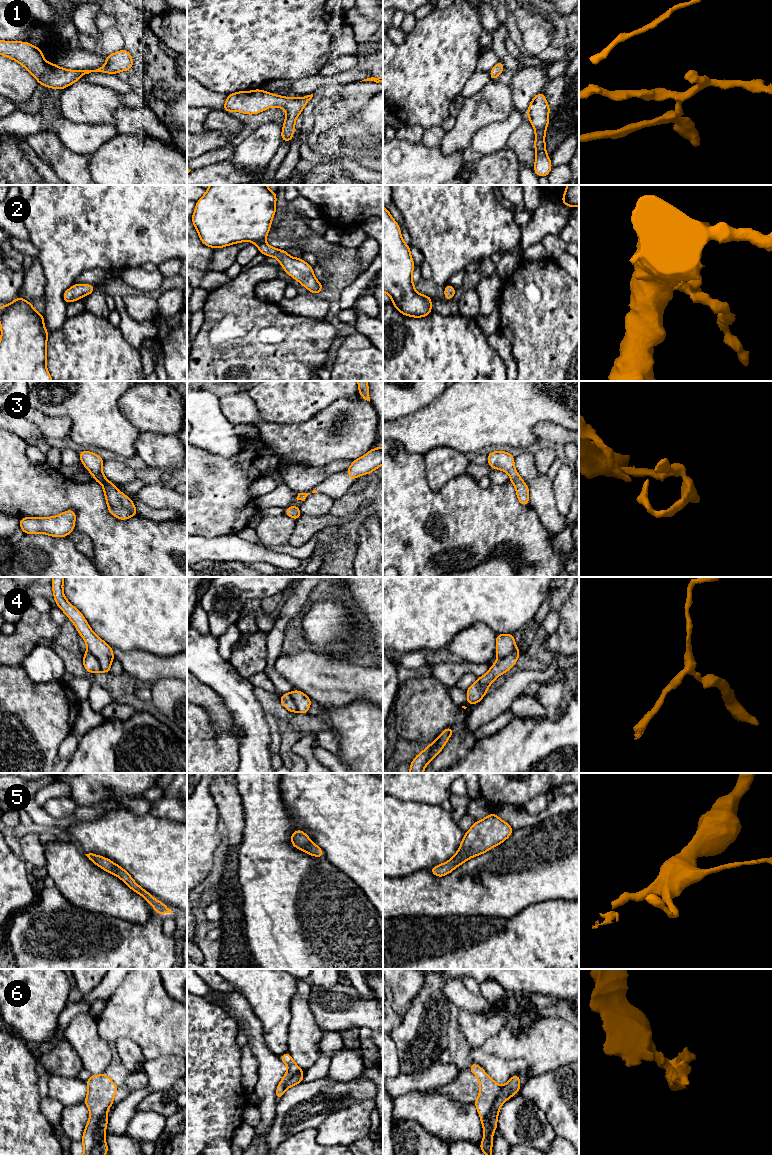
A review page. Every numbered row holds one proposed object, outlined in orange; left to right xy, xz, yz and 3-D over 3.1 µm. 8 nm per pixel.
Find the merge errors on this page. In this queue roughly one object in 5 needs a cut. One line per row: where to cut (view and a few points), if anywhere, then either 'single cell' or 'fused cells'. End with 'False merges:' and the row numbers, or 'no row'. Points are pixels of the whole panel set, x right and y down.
1: cut none; single cell
2: cut none; single cell
3: cut none; single cell
4: cut xy (88, 650), (98, 661), (101, 670); fused cells
5: cut none; single cell
6: cut none; single cell
False merges: 4

